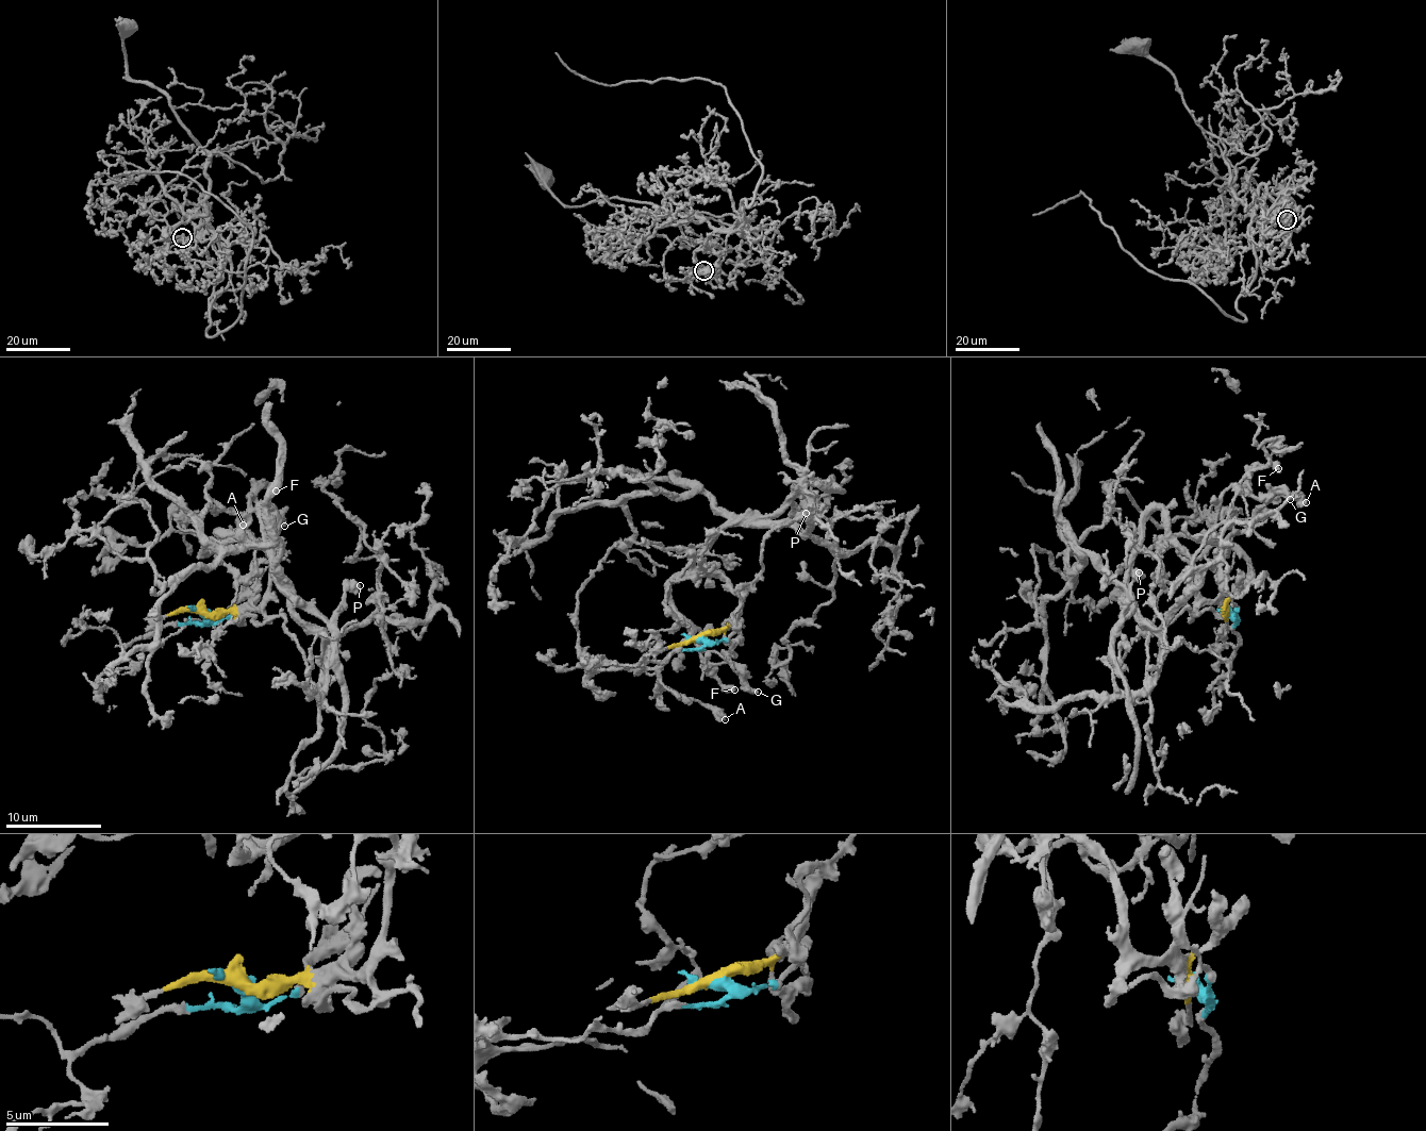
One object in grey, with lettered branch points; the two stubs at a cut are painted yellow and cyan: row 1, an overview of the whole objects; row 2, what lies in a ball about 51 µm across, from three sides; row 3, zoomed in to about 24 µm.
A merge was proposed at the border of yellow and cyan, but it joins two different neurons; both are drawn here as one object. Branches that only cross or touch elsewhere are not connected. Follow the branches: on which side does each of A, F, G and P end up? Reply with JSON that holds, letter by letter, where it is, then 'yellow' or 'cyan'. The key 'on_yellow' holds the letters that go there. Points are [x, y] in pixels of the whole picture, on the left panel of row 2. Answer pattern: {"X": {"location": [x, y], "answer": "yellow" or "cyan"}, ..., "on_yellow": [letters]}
{"A": {"location": [243, 525], "answer": "yellow"}, "F": {"location": [276, 491], "answer": "yellow"}, "G": {"location": [284, 526], "answer": "yellow"}, "P": {"location": [360, 585], "answer": "yellow"}, "on_yellow": ["A", "F", "G", "P"]}

